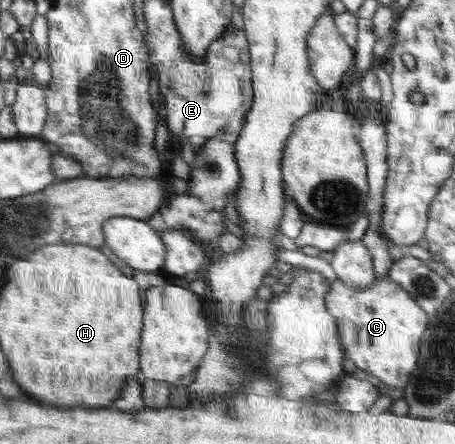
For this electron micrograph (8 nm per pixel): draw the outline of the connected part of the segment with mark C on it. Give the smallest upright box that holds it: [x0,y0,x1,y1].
[324,276,430,387]

